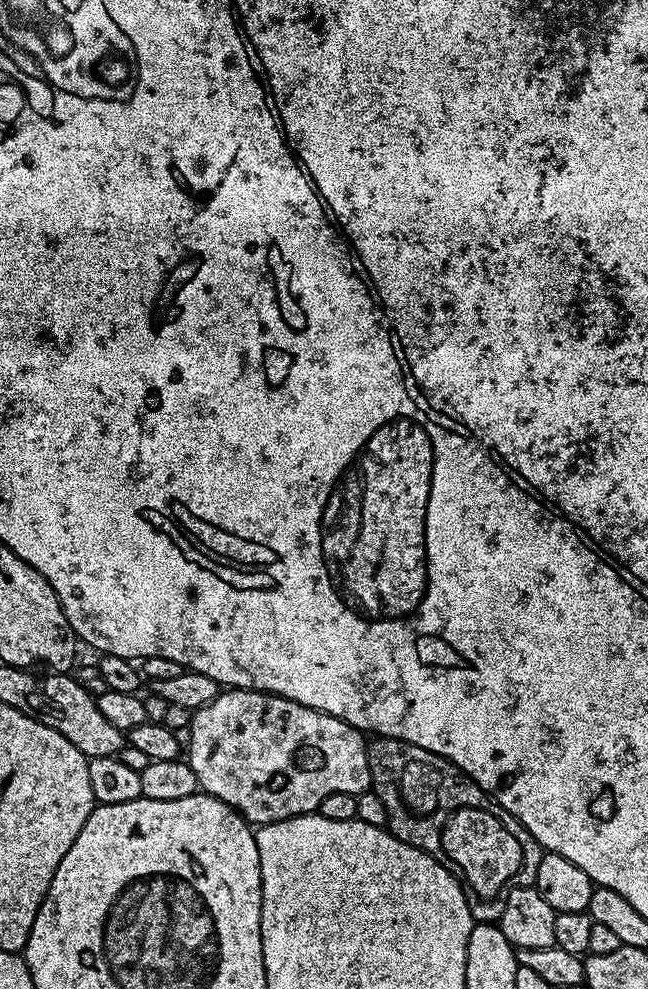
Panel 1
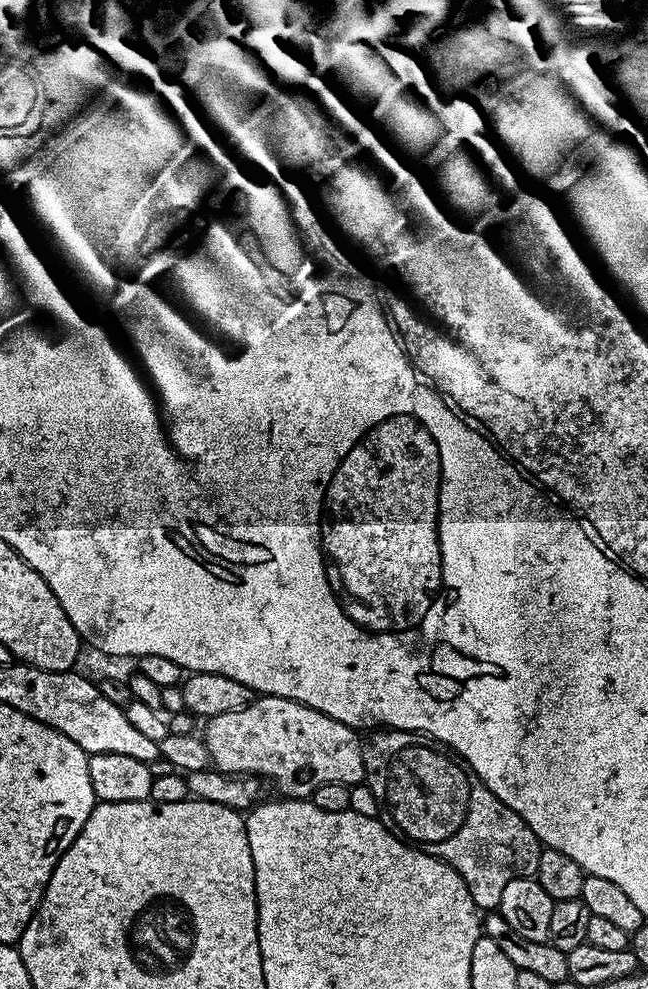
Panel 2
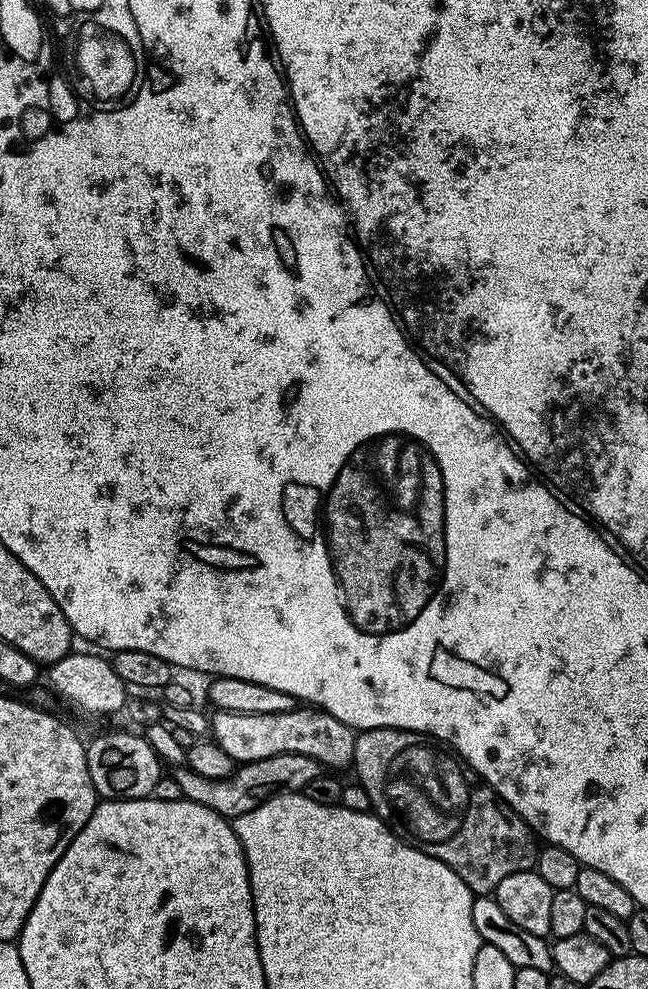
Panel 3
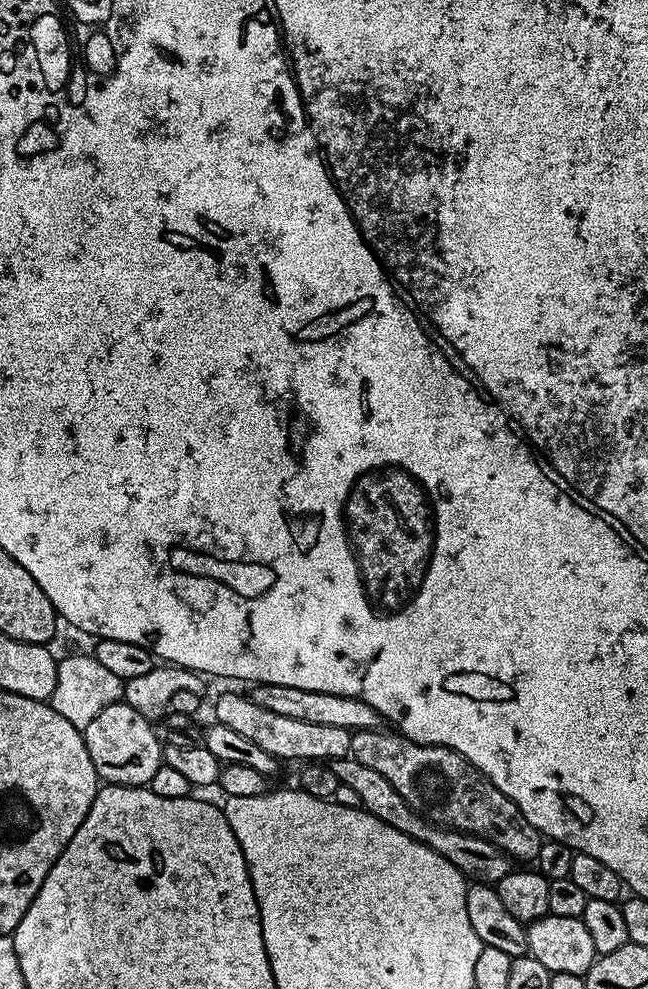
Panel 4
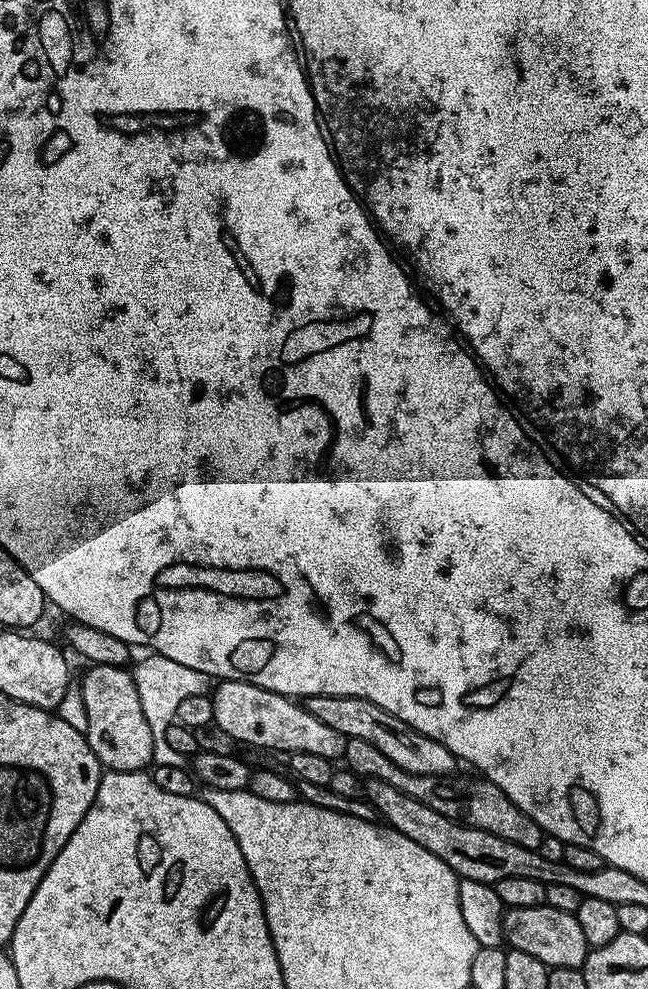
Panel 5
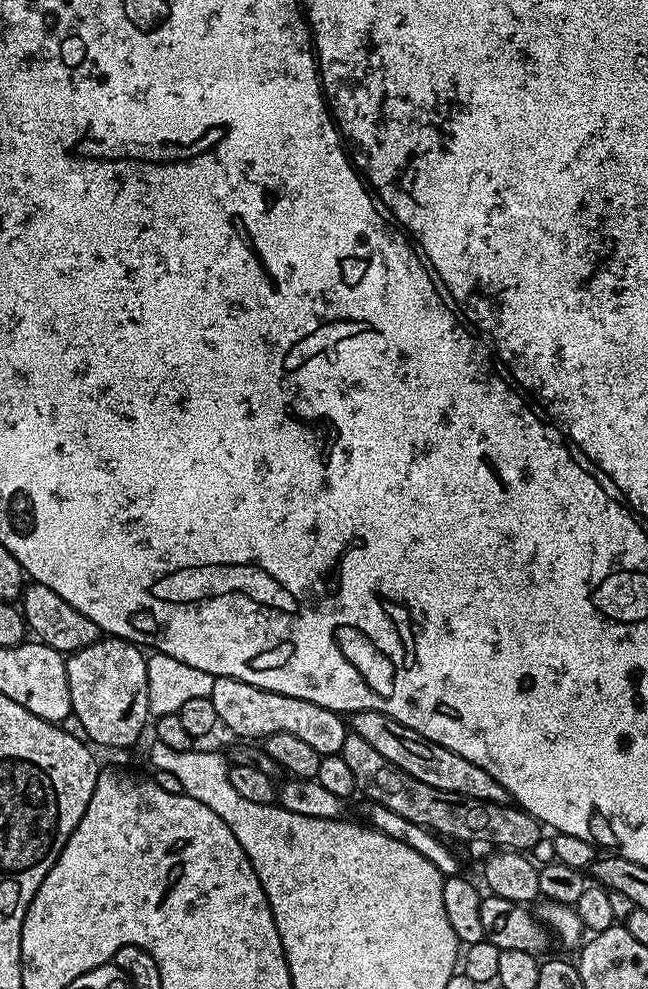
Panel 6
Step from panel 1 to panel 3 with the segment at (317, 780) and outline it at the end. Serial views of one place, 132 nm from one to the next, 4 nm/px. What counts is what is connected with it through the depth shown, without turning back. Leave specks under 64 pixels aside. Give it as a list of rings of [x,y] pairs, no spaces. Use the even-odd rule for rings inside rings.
[[[297,706],[292,712],[279,712],[278,714],[238,714],[237,712],[213,711],[210,716],[210,736],[219,748],[226,750],[226,754],[230,754],[230,758],[237,762],[261,760],[262,758],[270,758],[274,754],[306,754],[310,758],[314,758],[325,769],[336,770],[332,768],[344,768],[352,764],[352,759],[354,758],[354,742],[356,741],[357,733],[353,729],[347,728],[342,722],[338,722],[338,718],[334,718],[329,712],[317,710],[312,706]]]

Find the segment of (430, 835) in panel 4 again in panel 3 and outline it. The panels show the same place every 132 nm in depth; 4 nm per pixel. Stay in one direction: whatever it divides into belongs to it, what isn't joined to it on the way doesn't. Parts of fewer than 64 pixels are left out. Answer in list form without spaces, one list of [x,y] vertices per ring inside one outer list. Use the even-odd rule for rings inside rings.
[[[274,754],[270,758],[249,760],[241,763],[235,772],[226,778],[202,778],[194,769],[187,766],[176,766],[171,769],[170,779],[178,782],[184,799],[198,806],[206,806],[219,816],[235,818],[254,810],[271,796],[281,796],[287,792],[303,792],[314,778],[322,774],[322,766],[306,754]]]

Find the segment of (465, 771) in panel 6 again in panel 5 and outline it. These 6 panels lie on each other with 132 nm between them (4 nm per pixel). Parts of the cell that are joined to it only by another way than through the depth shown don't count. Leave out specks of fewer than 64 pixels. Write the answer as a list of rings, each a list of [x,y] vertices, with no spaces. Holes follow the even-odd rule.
[[[306,696],[302,703],[310,714],[314,714],[314,718],[318,718],[318,722],[338,730],[338,734],[348,737],[349,740],[362,738],[362,742],[370,742],[370,746],[382,750],[382,754],[386,754],[386,758],[390,758],[394,766],[410,774],[447,778],[457,771],[456,755],[446,750],[442,742],[414,730],[406,722],[402,722],[402,718],[390,714],[364,696]]]

